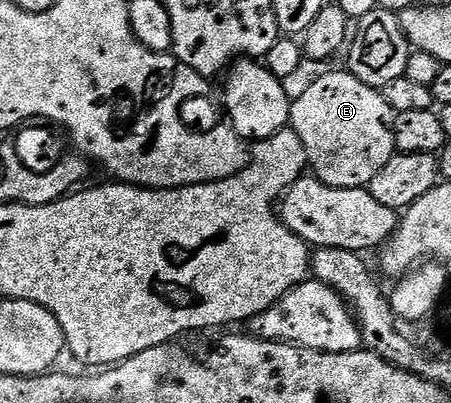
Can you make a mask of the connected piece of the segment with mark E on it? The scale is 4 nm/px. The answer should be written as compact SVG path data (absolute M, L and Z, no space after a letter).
M349 69L334 70L331 74L322 74L299 98L290 103L289 125L300 136L306 149L306 161L309 169L324 184L360 190L369 187L370 181L394 157L394 115L381 89L361 82Z

